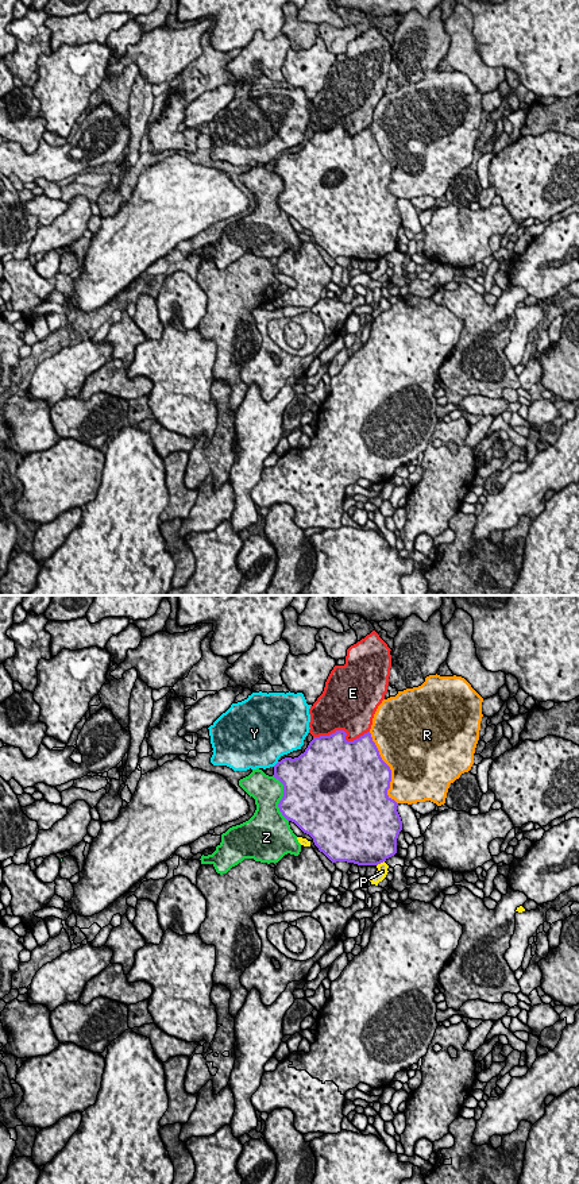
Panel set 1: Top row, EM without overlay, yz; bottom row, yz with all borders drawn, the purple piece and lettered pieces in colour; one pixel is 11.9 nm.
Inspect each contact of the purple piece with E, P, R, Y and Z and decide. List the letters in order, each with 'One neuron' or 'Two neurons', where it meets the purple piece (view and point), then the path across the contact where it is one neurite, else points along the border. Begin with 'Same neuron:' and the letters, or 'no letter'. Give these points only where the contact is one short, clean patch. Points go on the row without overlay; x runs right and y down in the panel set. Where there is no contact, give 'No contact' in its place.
Same neuron: no letter
E: Two neurons. Touches purple at yz (343, 126)
P: Two neurons. Touches purple at yz (379, 258). Boundary: yz (383, 255), (377, 261)
R: Two neurons. Touches purple at yz (389, 164)
Y: Two neurons. Touches purple at yz (277, 158)
Z: Two neurons. Touches purple at yz (282, 193)

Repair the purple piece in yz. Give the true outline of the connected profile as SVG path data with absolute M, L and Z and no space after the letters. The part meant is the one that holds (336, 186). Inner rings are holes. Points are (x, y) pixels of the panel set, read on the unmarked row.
M336 126L329 131L314 132L298 153L285 153L274 161L273 171L283 180L283 192L278 203L287 216L313 234L319 246L332 258L378 261L397 248L397 234L402 225L398 198L387 190L391 165L382 155L370 127L354 136L347 136L346 131L344 126Z

